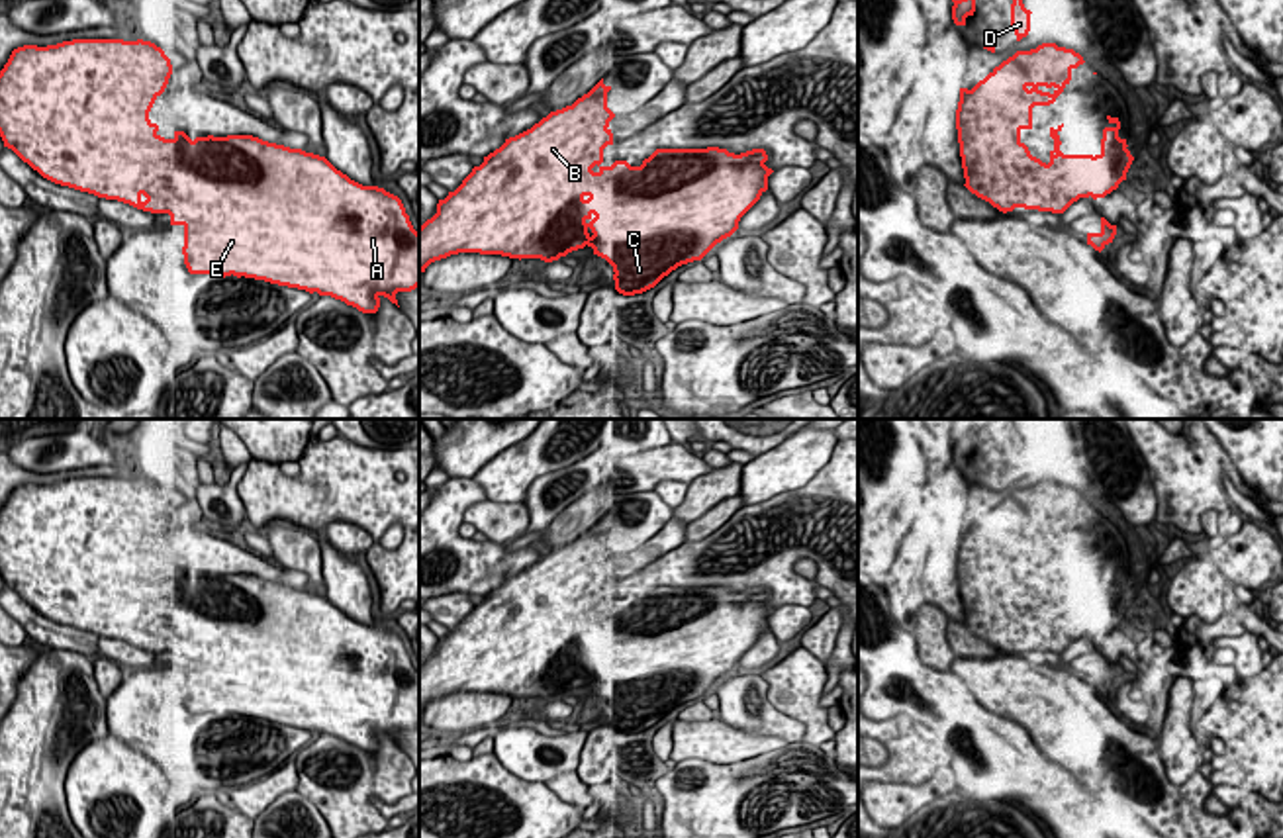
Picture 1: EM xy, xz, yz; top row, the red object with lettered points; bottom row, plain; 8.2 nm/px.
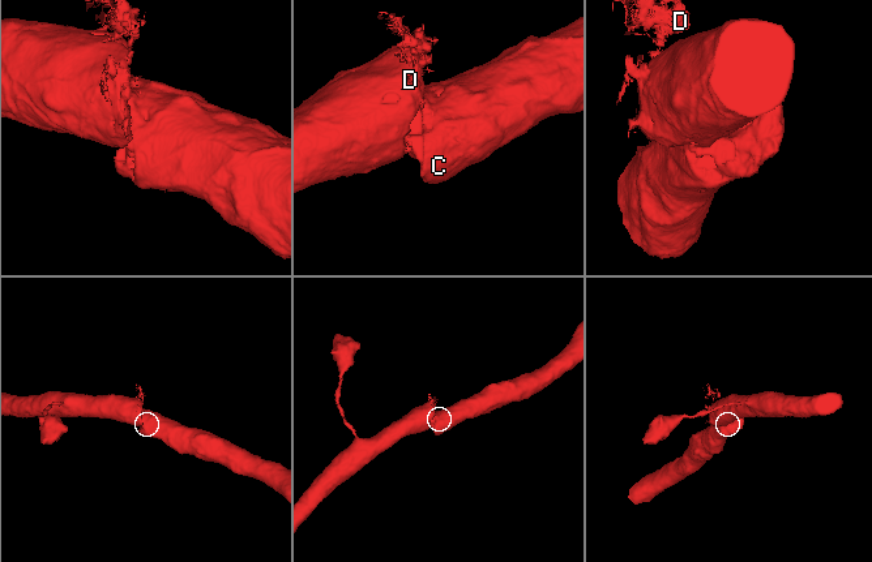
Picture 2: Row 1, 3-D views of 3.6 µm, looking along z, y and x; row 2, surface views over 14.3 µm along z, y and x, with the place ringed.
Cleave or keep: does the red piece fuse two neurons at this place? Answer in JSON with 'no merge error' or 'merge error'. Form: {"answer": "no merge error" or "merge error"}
{"answer": "no merge error"}

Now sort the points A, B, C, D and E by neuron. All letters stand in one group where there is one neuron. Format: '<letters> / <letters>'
A B C D E

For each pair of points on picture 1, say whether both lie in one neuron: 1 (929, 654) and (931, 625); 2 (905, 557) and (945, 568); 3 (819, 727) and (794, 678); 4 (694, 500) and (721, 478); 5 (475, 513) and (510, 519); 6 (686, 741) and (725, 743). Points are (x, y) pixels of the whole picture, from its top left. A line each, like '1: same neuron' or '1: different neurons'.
1: same neuron
2: different neurons
3: same neuron
4: same neuron
5: same neuron
6: same neuron

